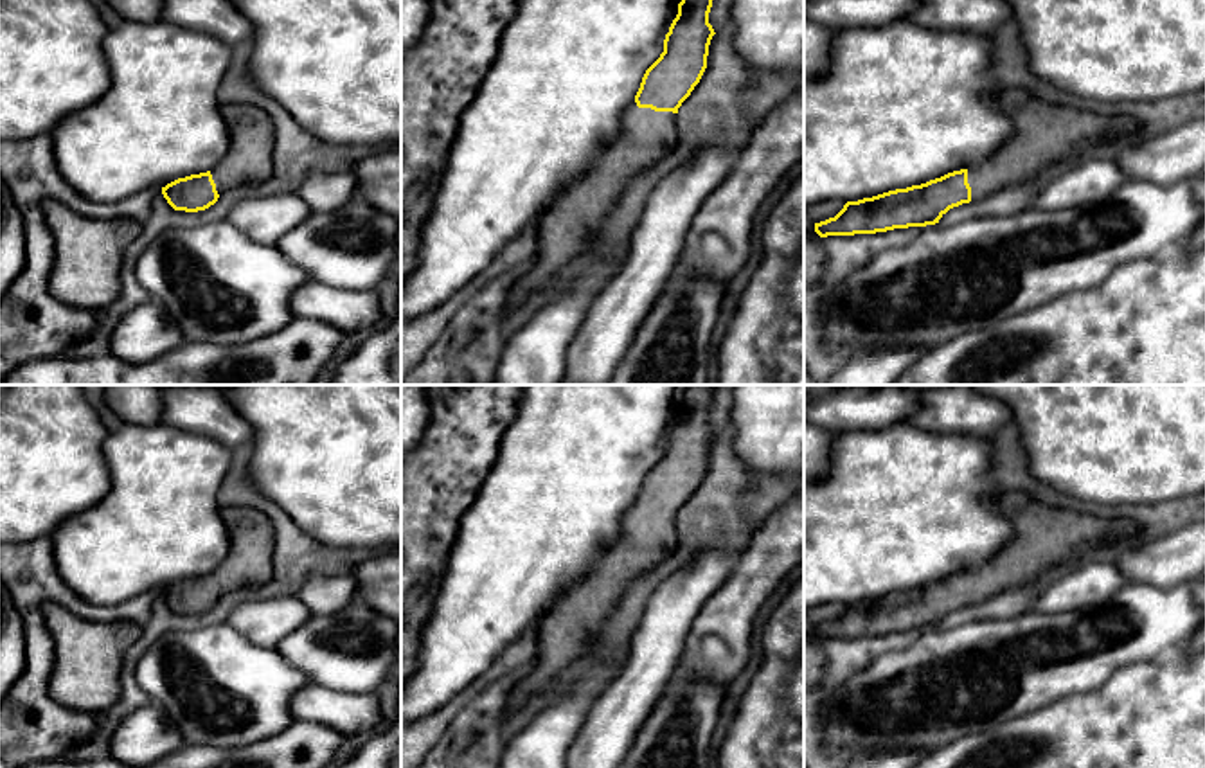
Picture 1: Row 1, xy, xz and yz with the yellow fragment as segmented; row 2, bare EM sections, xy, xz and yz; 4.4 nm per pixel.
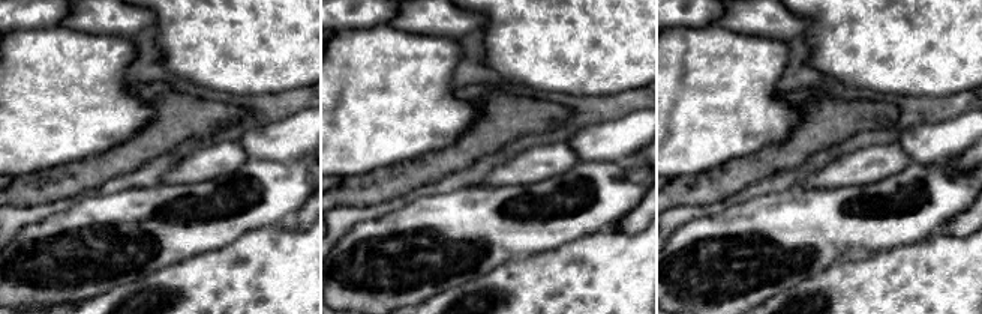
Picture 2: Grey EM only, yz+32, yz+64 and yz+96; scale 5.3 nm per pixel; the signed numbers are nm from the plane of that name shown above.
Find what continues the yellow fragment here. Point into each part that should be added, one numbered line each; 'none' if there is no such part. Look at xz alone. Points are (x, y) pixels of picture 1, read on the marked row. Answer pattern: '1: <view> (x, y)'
1: xz (567, 232)

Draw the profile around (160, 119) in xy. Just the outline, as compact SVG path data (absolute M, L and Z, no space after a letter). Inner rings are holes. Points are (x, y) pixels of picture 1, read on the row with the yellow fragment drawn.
M165 20L124 22L103 41L112 72L110 90L94 104L63 117L52 129L54 158L63 178L94 201L113 203L135 192L214 169L230 147L230 135L218 101L232 63L232 47L209 34Z

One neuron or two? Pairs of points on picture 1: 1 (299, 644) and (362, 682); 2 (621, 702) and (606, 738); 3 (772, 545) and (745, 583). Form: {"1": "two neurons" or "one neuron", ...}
{"1": "one neuron", "2": "one neuron", "3": "one neuron"}

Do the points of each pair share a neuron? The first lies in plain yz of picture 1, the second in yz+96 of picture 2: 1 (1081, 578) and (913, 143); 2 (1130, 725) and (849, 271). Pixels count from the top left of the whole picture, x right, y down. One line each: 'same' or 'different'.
1: different
2: same

